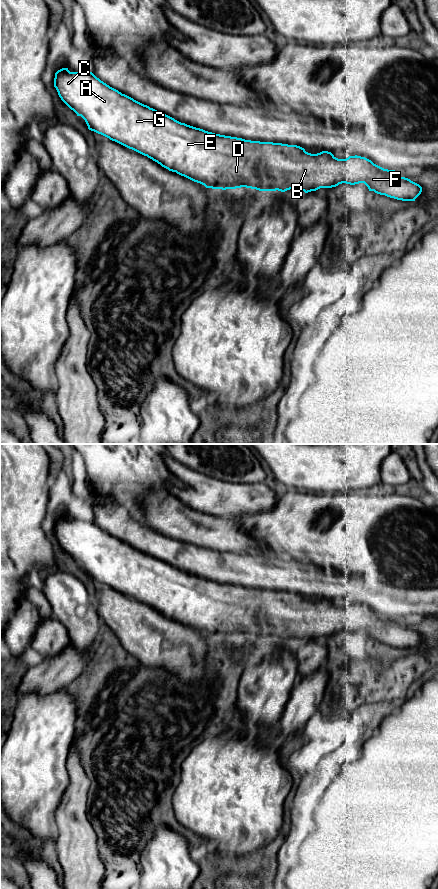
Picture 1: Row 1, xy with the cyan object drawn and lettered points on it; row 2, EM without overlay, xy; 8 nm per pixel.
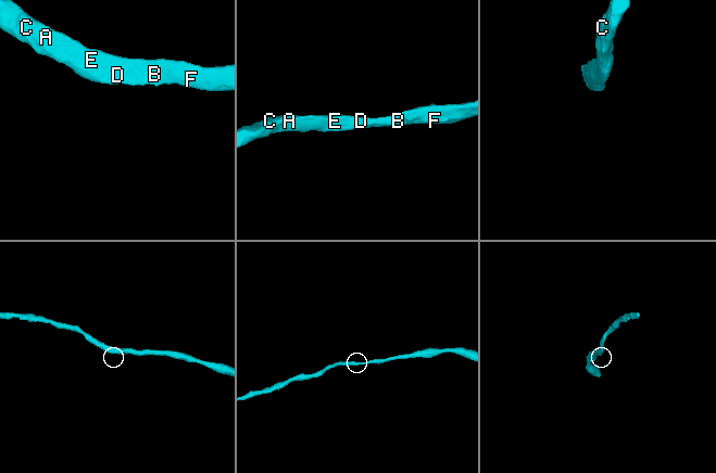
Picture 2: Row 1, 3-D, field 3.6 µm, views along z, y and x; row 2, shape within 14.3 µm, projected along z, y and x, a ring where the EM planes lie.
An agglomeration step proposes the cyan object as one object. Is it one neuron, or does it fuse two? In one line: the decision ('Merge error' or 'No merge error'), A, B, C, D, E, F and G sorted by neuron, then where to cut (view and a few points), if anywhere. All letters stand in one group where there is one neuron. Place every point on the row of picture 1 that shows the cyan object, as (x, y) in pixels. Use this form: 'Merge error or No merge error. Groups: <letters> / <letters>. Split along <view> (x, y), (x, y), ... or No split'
No merge error. Groups: A B C D E F G. No split

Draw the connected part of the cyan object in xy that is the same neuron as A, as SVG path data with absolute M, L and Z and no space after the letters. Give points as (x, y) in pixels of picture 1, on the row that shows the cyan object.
M62 68L55 73L54 87L61 100L77 116L81 116L85 120L89 130L147 156L169 171L200 183L206 188L226 190L246 187L259 191L278 190L281 192L295 188L308 193L320 188L336 187L342 183L350 185L364 183L369 191L402 201L415 201L422 192L422 187L419 184L399 176L395 170L384 169L365 157L355 155L346 159L338 159L328 151L311 154L297 145L245 140L215 134L181 123L122 94L101 81L92 72L70 72L68 68Z

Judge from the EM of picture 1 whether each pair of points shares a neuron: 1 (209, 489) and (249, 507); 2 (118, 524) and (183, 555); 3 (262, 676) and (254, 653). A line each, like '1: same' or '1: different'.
1: same
2: same
3: different

